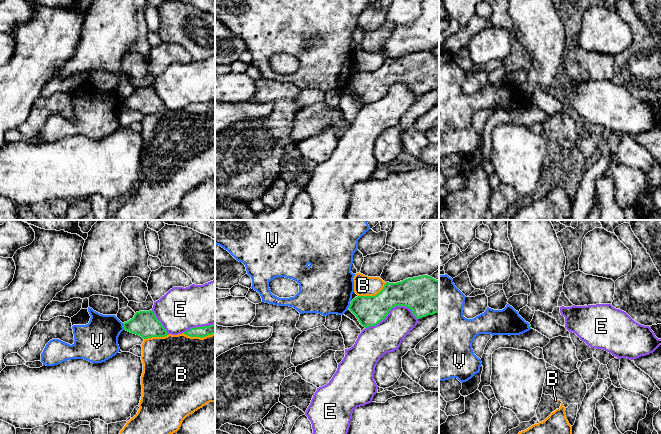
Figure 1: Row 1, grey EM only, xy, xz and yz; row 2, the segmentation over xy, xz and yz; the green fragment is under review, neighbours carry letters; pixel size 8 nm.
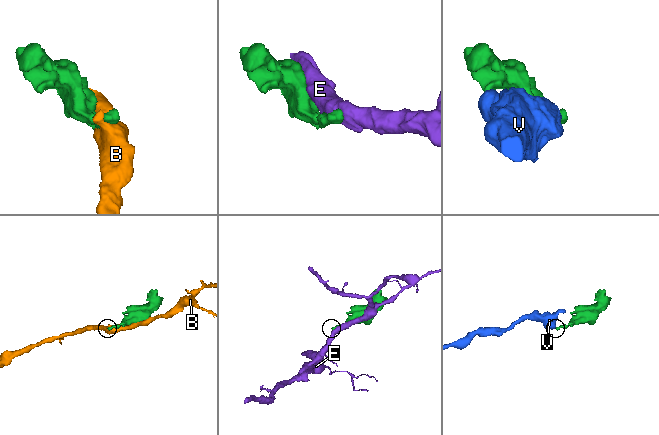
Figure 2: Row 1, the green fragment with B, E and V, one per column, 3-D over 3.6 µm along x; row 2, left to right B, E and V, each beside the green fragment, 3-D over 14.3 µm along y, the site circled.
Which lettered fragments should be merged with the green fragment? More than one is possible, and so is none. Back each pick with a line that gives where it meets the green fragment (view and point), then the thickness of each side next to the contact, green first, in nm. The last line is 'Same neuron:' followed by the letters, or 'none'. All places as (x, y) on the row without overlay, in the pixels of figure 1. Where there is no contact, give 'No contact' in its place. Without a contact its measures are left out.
Same neuron: none

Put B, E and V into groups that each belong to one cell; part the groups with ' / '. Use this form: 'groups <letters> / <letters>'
groups B / E / V

